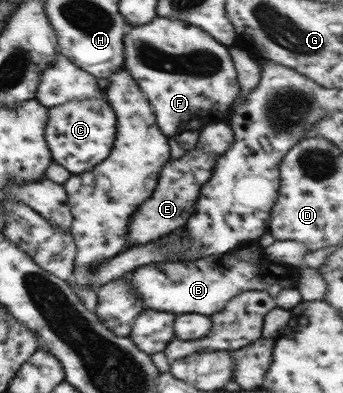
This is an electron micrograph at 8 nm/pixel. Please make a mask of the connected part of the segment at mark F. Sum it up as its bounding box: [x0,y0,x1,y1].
[123,16,241,137]

